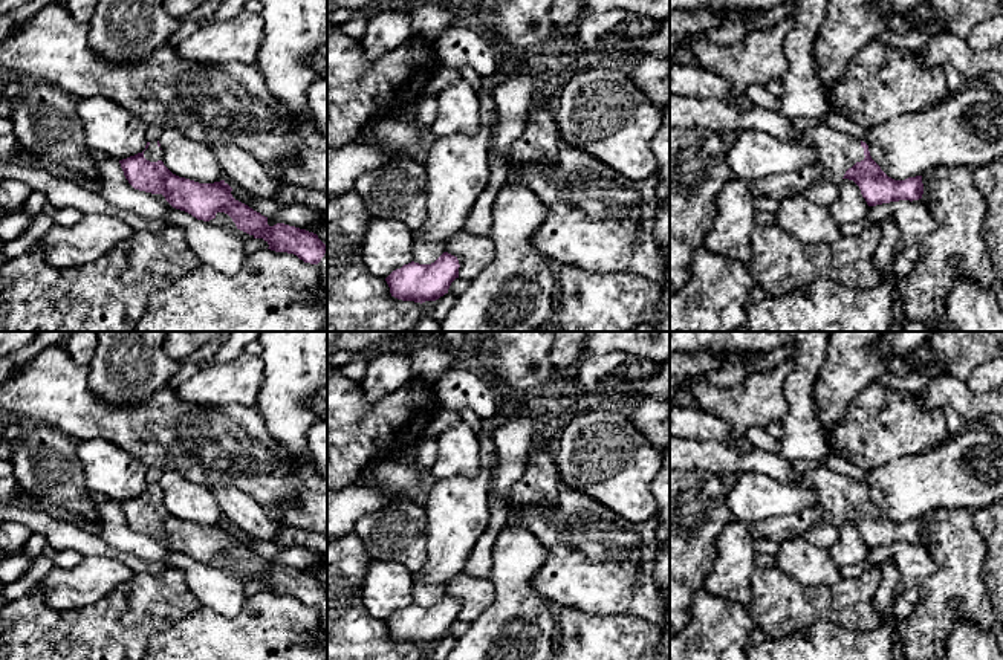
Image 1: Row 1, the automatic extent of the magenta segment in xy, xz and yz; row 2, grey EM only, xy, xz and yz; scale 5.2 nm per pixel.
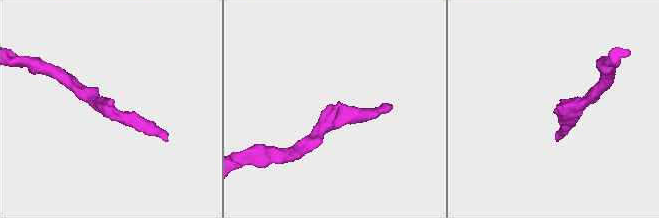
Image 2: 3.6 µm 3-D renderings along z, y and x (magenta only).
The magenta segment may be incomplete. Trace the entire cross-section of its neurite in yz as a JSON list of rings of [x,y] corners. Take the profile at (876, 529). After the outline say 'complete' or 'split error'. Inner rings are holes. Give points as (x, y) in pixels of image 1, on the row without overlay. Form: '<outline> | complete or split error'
[[[670,437],[670,469],[703,469],[716,475],[766,474],[783,483],[801,483],[818,495],[821,509],[835,522],[853,522],[868,548],[913,544],[923,536],[922,518],[905,522],[888,519],[861,481],[827,469],[800,472],[780,454],[763,449],[740,451],[732,443]]] | split error

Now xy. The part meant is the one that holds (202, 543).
[[[159,483],[147,484],[145,492],[119,503],[128,526],[139,533],[162,536],[176,552],[197,562],[209,564],[217,555],[228,556],[237,571],[263,581],[271,593],[297,597],[304,605],[318,607],[320,626],[327,634],[327,588],[316,576],[284,565],[268,567],[268,559],[235,542],[225,524],[199,526],[173,516],[162,504]]] | split error

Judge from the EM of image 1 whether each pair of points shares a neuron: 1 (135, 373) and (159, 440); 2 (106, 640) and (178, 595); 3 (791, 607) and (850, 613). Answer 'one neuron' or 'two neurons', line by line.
1: two neurons
2: one neuron
3: one neuron

